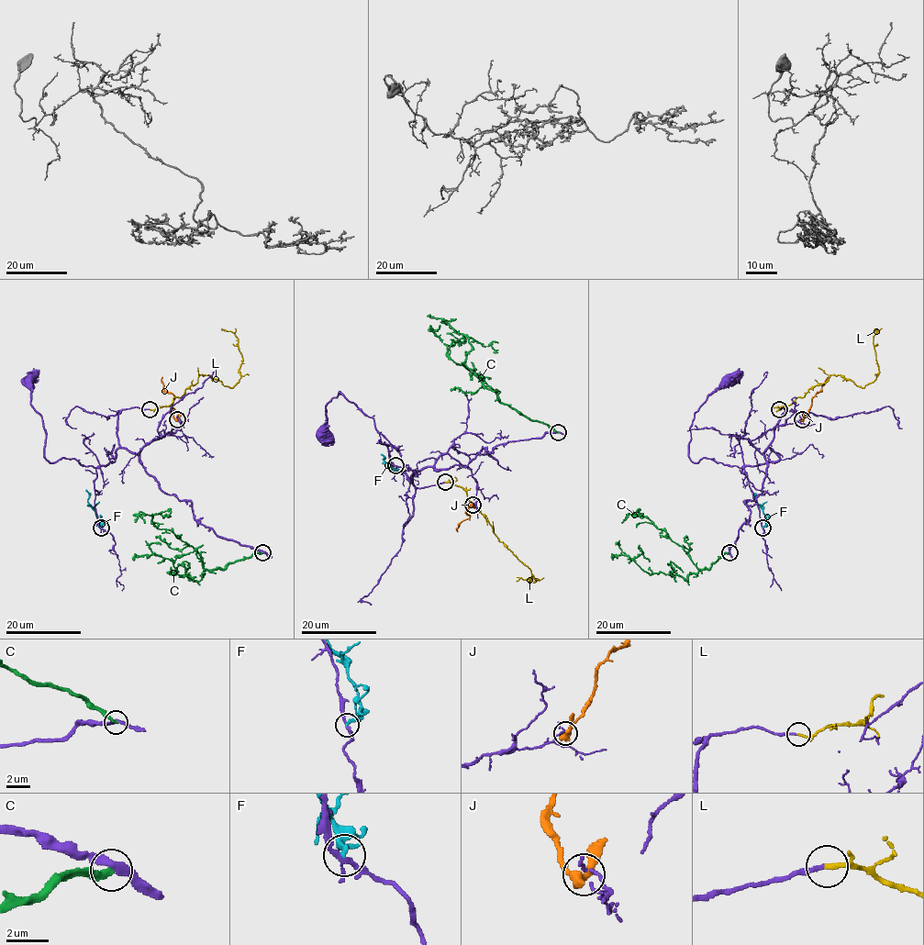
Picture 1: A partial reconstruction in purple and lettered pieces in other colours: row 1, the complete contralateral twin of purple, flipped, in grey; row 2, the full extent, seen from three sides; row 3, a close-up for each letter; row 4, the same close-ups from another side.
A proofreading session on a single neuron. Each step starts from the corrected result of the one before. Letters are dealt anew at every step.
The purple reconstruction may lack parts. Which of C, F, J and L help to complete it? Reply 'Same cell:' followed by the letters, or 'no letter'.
Same cell: L

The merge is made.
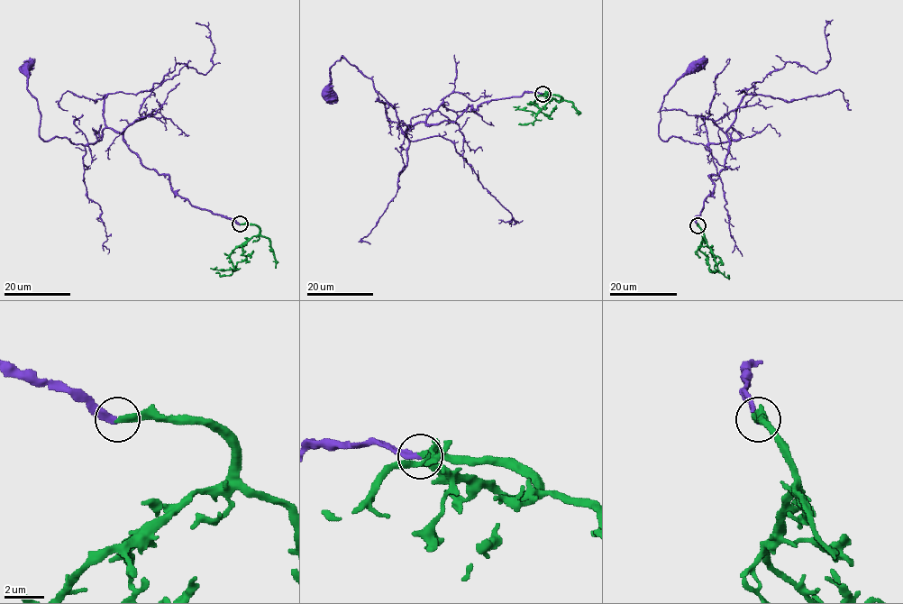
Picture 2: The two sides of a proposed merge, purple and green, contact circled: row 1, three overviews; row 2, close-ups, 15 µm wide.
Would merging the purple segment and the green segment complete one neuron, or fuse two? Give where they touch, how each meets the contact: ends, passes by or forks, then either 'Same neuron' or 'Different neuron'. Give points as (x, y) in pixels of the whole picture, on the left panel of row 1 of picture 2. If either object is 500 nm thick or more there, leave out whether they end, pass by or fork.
Place: (240, 224). At the ring purple ends. At the ring green ends. Same neuron

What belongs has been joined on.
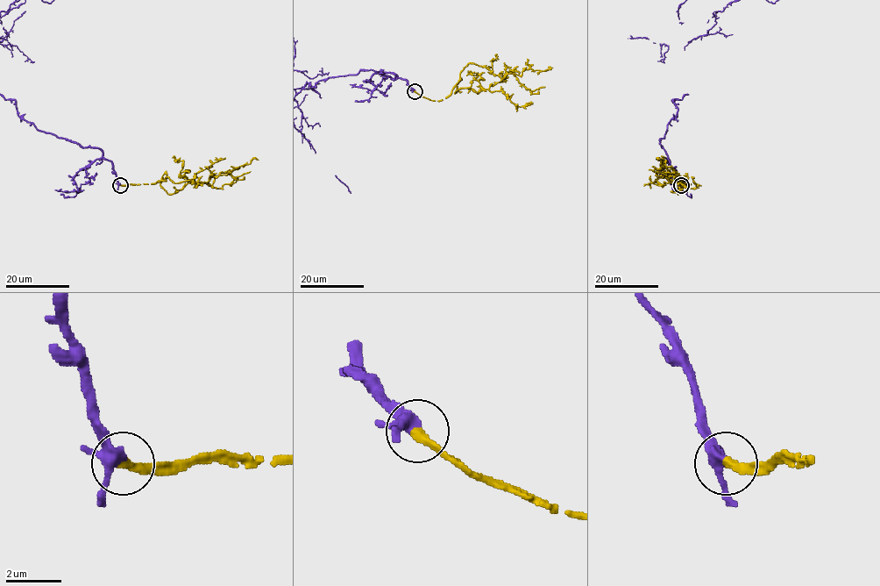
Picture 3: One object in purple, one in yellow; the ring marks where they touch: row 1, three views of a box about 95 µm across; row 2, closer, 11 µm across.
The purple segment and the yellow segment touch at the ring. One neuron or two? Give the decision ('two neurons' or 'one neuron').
one neuron

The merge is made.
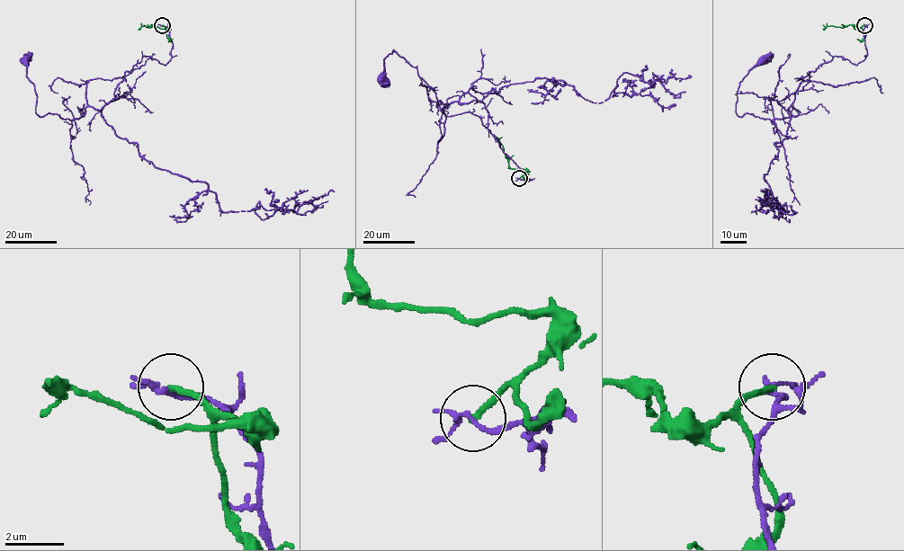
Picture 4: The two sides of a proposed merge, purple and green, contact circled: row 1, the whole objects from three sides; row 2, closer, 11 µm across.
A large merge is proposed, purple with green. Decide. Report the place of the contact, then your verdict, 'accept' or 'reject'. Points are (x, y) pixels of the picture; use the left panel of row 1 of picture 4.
at (162, 25); reject

